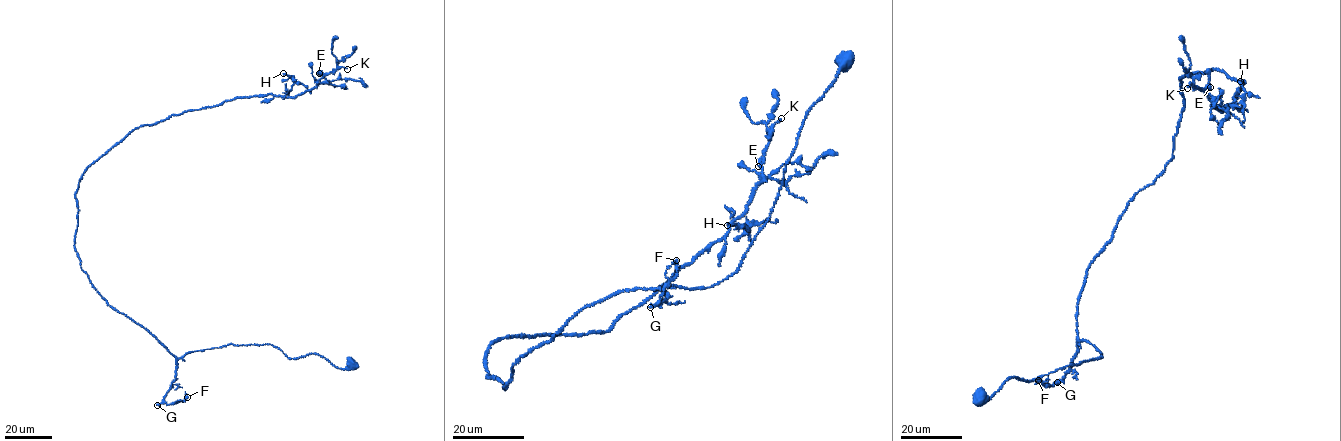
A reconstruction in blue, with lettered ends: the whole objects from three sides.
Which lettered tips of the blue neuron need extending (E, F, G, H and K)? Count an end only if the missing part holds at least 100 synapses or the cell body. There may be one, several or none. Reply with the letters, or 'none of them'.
G

